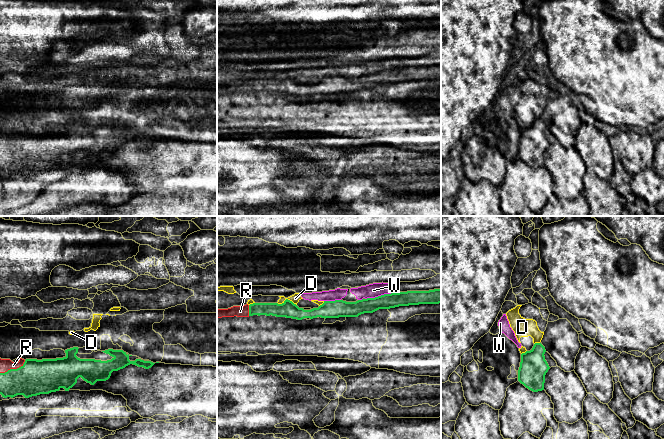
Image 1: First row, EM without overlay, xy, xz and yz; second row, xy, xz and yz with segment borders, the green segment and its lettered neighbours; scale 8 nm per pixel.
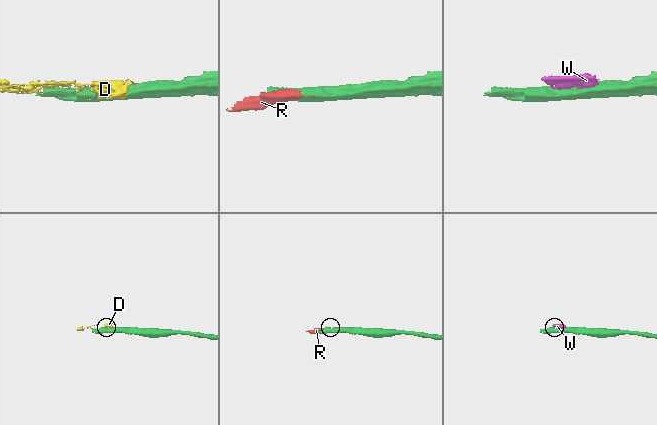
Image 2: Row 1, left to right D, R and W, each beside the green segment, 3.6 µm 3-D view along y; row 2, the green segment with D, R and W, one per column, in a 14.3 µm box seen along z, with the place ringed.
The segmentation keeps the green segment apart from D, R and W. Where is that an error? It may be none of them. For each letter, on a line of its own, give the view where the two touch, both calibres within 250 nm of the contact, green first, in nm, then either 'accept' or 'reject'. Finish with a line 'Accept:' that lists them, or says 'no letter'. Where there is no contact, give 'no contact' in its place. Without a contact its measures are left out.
D: contact in xz; calibres 140 and 70 nm; reject
R: contact in xy; calibres 280 and 100 nm; accept
W: contact in xz; calibres 130 and 110 nm; reject
Accept: R

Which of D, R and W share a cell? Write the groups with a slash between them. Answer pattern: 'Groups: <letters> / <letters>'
Groups: D W / R

